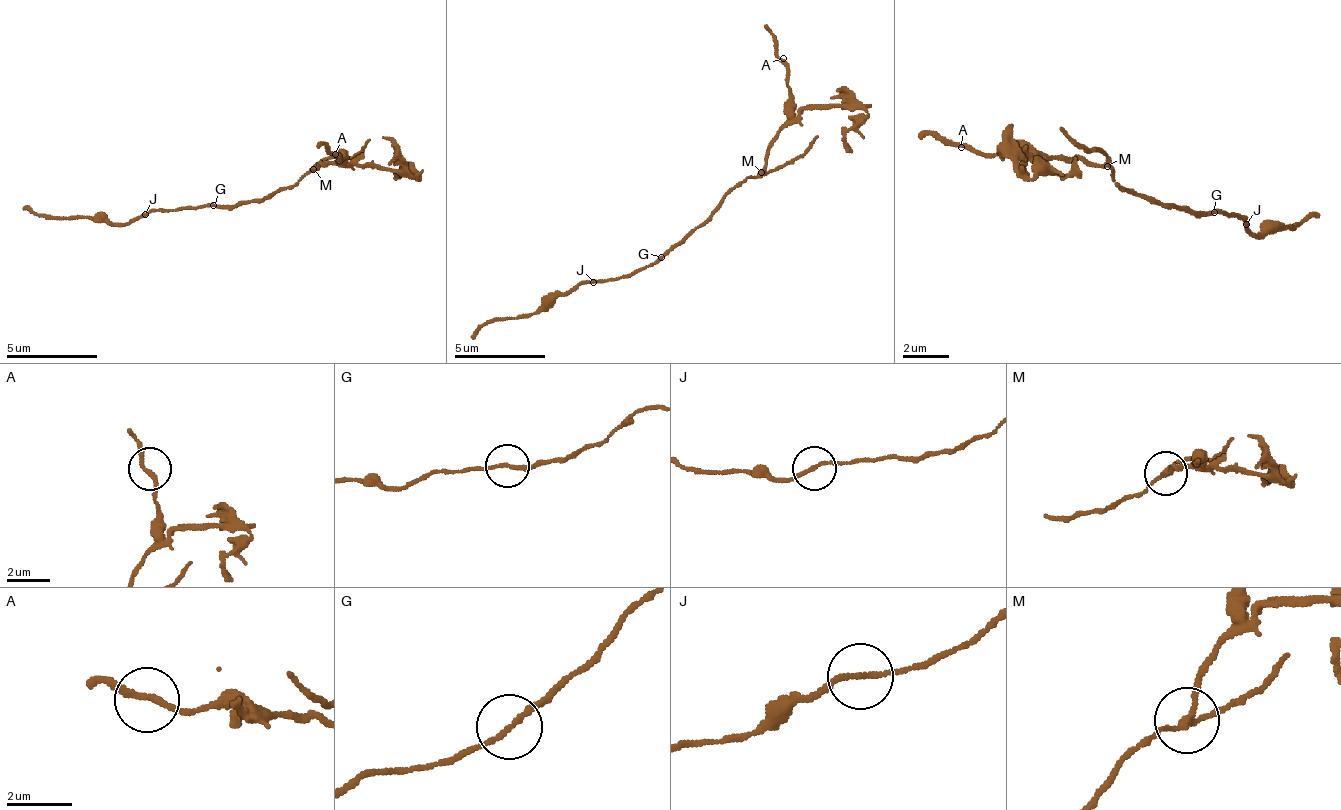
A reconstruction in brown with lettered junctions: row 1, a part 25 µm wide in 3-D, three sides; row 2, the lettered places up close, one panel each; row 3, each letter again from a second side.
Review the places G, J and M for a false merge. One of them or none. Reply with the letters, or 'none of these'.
M

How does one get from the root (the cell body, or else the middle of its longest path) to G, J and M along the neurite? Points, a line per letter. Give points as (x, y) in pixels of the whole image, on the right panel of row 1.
G: (1175, 210), (1216, 210)
J: (1175, 210), (1221, 210), (1227, 216), (1245, 216), (1245, 222)
M: (1175, 210), (1169, 205), (1152, 205), (1134, 193), (1129, 193), (1111, 176), (1111, 170), (1105, 164)

